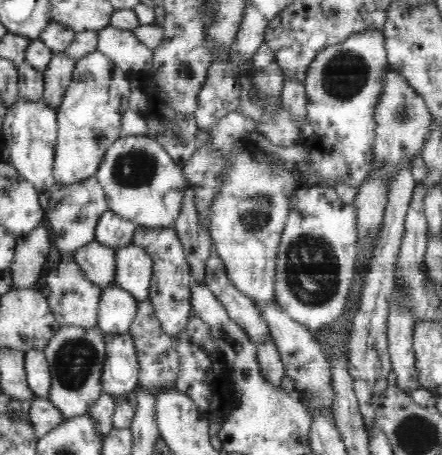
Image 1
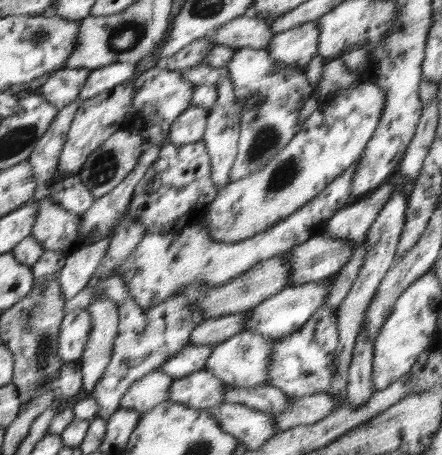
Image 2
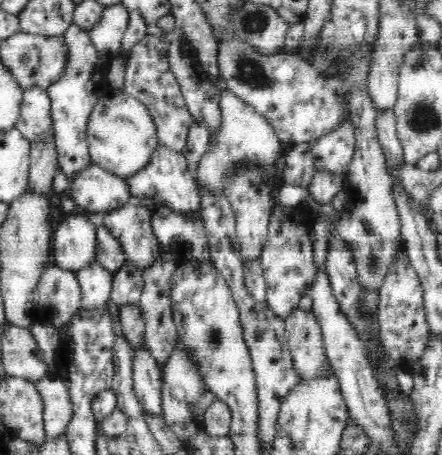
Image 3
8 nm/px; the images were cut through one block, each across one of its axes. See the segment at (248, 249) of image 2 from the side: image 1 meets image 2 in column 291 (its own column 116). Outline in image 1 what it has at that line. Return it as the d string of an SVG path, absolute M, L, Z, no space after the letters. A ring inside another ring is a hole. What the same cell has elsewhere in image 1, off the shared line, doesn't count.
M108 208L97 225L95 240L113 249L128 247L133 244L132 240L137 228L136 225L118 217Z

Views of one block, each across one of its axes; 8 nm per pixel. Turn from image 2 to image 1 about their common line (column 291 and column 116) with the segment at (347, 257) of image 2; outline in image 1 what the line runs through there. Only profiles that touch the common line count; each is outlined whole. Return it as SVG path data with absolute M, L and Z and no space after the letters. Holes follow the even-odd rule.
M134 244L115 250L117 276L113 284L130 292L138 301L148 299L150 280L153 279L152 257L144 248Z

